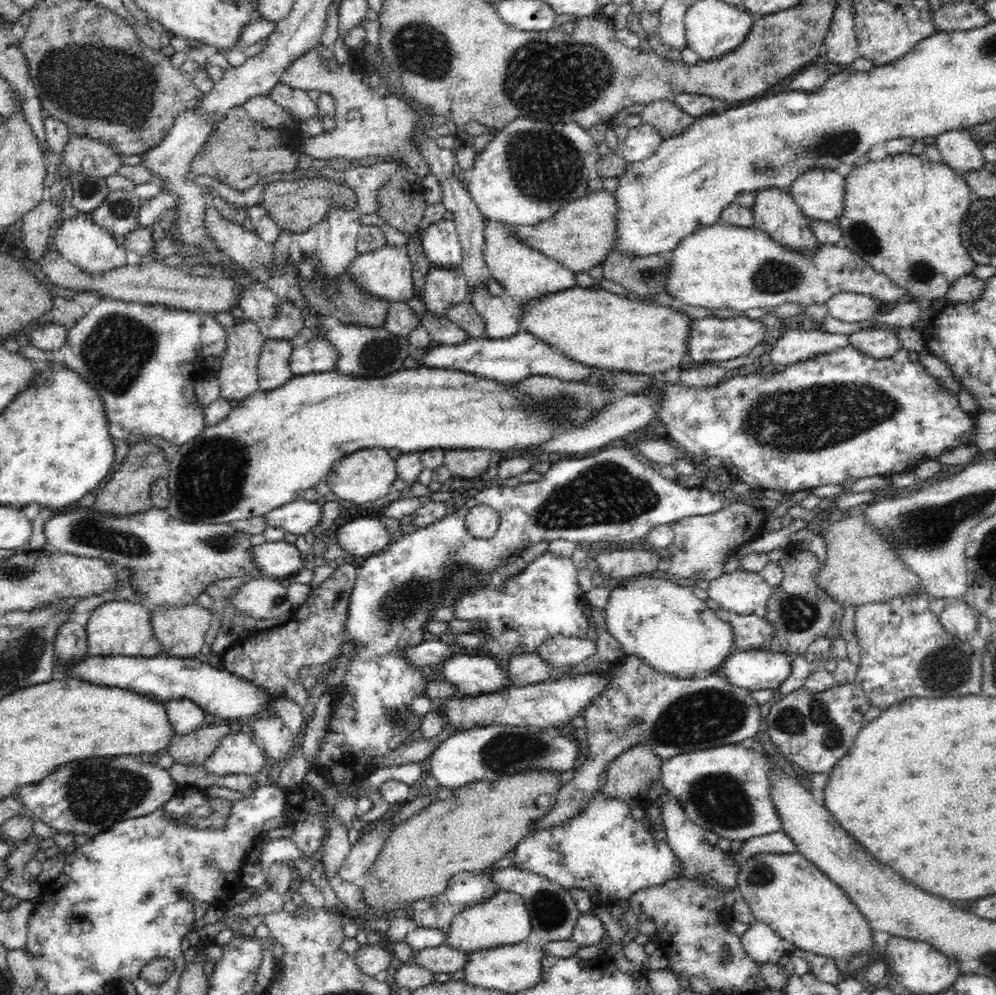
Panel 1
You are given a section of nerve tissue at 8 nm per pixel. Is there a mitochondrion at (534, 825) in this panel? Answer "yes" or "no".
no

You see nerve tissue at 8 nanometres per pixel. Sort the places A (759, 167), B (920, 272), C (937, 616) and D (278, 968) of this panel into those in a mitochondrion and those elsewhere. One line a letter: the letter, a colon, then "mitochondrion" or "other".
A: mitochondrion
B: mitochondrion
C: other
D: other

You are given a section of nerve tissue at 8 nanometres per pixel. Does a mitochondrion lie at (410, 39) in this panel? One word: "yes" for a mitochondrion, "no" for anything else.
yes

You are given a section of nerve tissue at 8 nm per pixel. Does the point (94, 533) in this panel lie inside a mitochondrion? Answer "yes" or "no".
yes

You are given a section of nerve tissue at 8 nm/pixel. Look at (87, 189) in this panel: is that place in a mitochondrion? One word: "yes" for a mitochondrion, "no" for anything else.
yes

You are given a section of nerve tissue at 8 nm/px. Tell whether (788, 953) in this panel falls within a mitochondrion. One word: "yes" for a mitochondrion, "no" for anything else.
no

